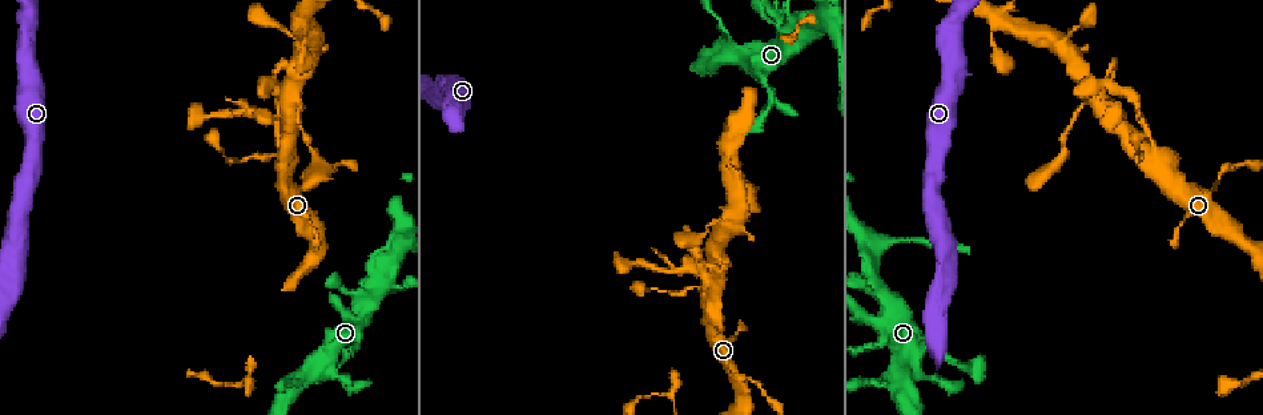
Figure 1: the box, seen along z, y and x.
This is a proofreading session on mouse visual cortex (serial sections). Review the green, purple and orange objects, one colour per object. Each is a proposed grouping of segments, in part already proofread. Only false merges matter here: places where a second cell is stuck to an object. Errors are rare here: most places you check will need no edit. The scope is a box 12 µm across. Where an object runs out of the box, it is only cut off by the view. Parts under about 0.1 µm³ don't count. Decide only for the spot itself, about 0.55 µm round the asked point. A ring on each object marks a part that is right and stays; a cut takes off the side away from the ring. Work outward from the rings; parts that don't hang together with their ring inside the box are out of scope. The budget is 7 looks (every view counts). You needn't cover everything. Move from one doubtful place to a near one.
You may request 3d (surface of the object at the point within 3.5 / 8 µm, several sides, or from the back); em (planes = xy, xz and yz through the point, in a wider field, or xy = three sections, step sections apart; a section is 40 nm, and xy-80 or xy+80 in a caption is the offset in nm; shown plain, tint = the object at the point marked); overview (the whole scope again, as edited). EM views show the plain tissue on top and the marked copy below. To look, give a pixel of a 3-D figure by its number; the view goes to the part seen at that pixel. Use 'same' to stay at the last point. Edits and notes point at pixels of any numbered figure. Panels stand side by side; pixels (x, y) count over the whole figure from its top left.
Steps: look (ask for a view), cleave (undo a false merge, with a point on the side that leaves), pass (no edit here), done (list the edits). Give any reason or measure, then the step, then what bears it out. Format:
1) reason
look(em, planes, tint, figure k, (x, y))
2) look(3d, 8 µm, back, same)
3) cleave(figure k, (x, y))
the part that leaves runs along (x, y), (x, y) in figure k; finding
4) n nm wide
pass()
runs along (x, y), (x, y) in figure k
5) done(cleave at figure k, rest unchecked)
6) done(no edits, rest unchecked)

calibre changes
look(em, xy, step 1, tint, figure 1, (972, 368))

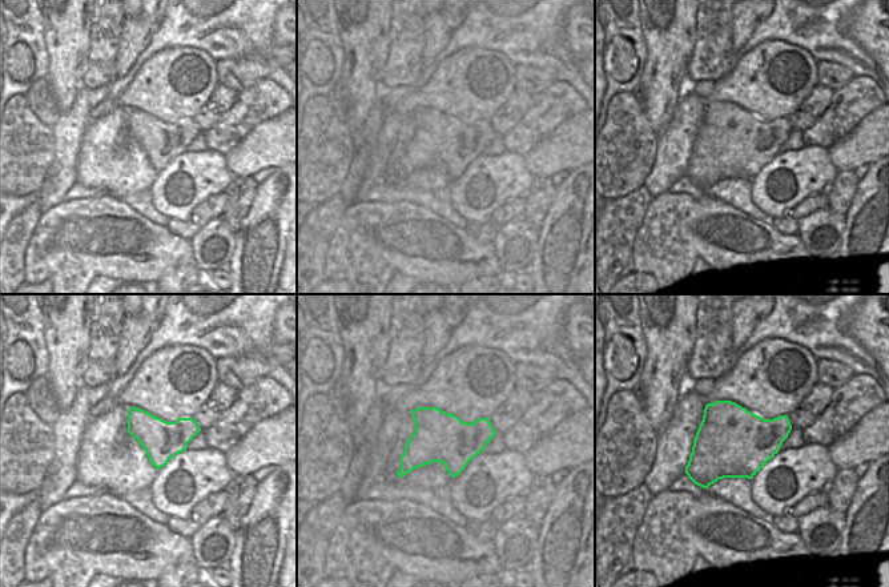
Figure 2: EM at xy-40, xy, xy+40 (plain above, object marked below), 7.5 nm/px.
see where the arms go
look(3d, 3.5 µm, same)

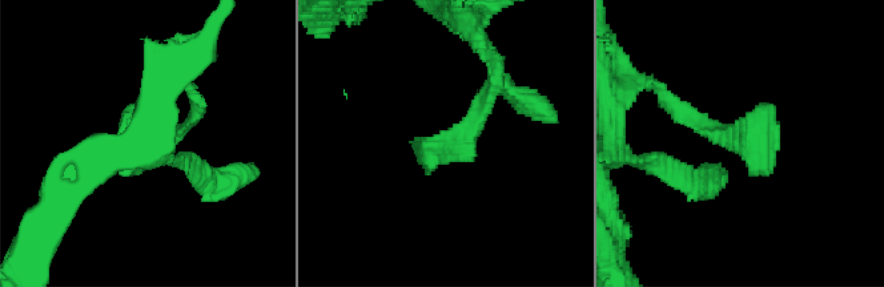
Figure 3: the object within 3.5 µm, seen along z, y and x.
pass()
runs along (497, 71), (473, 122), (420, 162) in figure 3; one cell here

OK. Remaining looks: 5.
thin arm on a thick one
look(3d, 3.5 µm, back, figure 1, (379, 281))

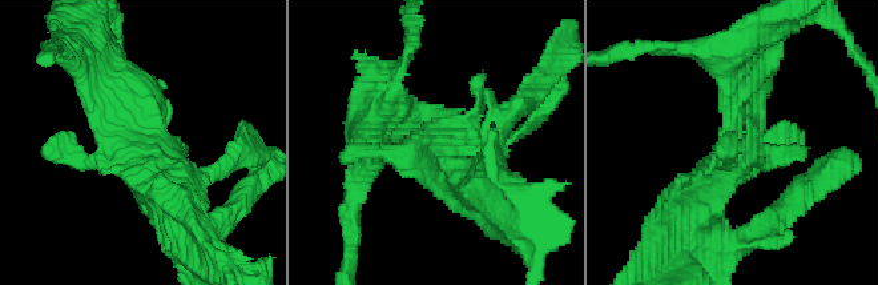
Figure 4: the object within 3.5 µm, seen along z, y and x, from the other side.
shape alone is not enough
look(em, planes, tint, figure 4, (141, 146))

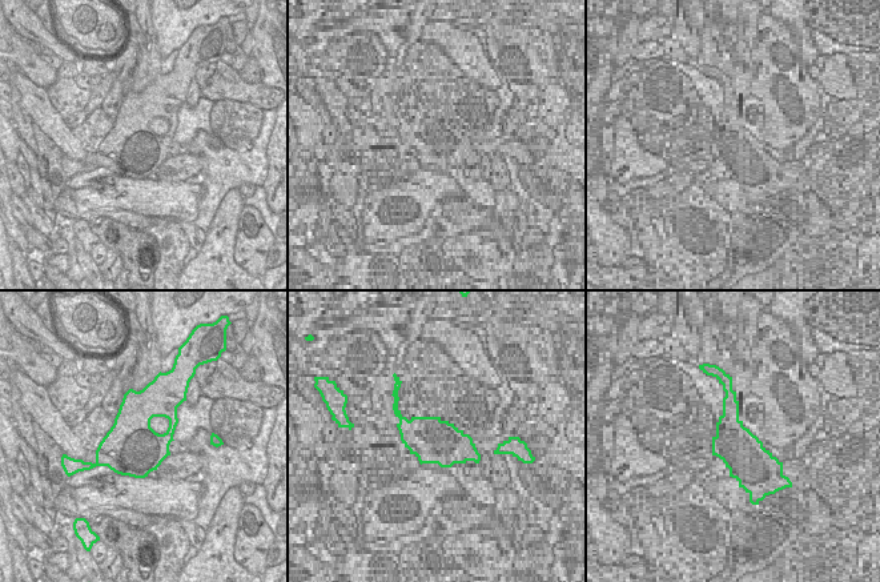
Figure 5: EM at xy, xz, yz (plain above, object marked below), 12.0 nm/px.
pass()
one cell here

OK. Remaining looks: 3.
two arms in line, one across
look(3d, 3.5 µm, figure 1, (710, 305))

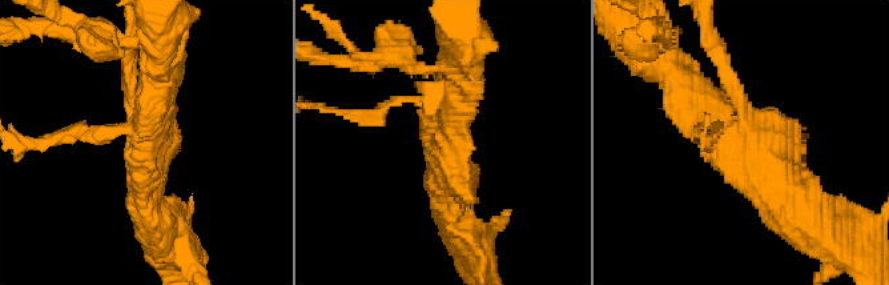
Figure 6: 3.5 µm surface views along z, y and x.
look(em, xy, step 5, tint, figure 6, (744, 135))

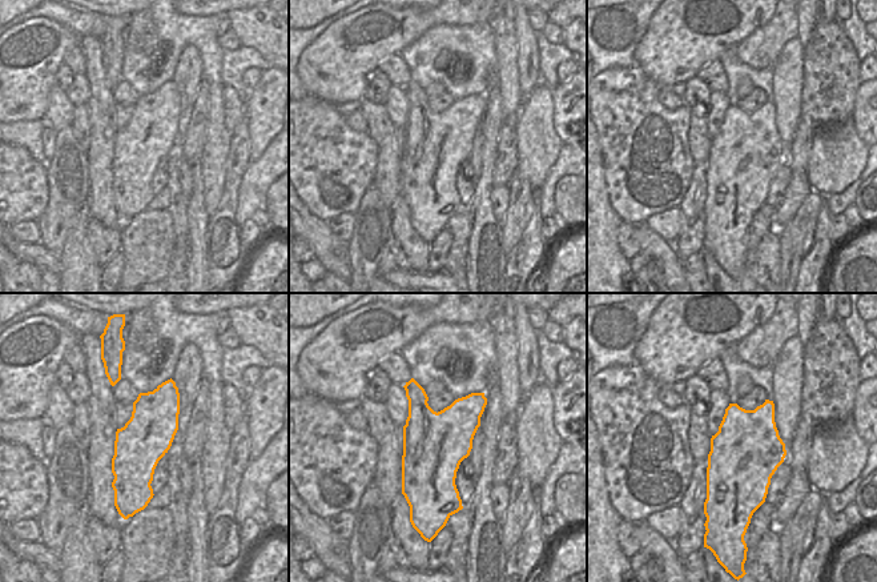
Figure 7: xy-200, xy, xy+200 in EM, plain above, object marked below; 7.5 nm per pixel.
480 nm wide
pass()
runs along (800, 205), (675, 79) in figure 6; one cell here

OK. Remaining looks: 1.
done(no edits, rest unchecked)

